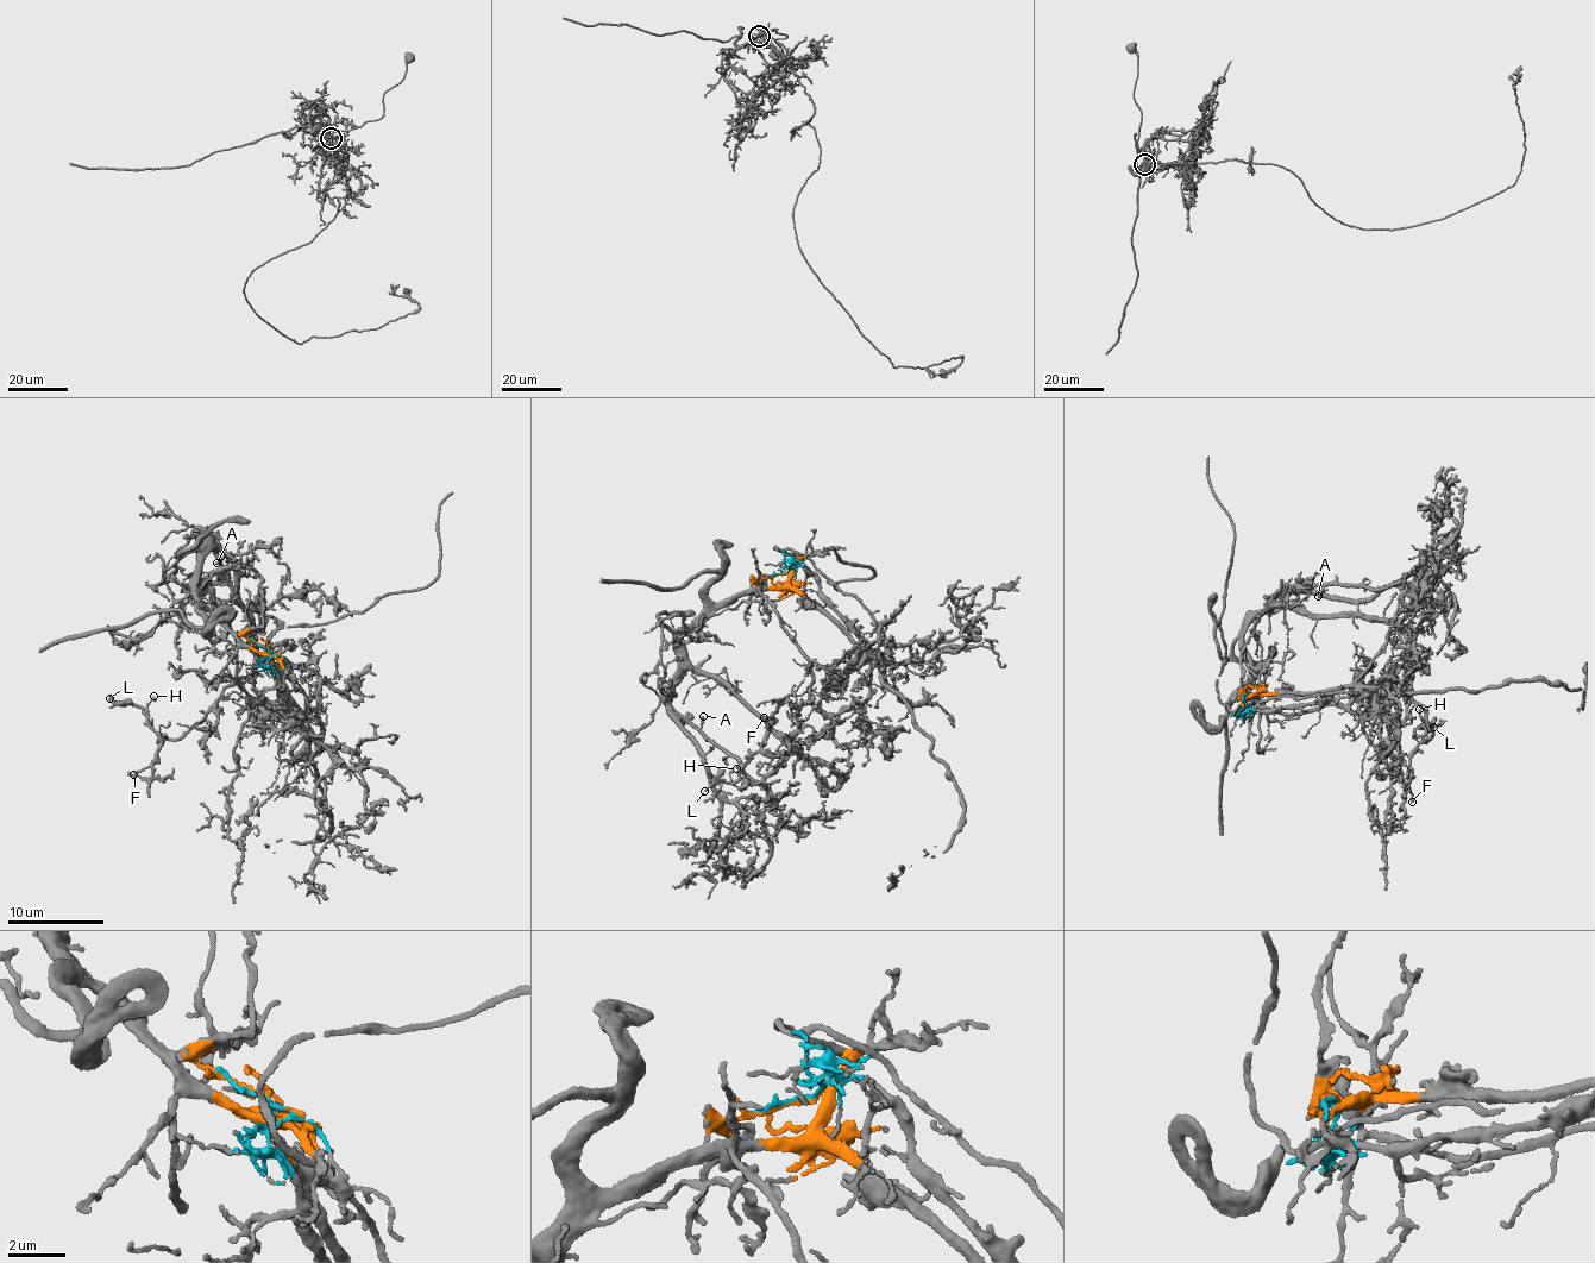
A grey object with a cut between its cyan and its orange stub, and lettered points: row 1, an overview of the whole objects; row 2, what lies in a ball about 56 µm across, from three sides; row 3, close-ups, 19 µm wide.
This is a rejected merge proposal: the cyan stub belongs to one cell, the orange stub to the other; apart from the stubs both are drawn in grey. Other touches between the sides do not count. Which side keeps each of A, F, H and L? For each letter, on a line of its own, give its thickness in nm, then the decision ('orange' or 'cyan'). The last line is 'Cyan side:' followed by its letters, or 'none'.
A: calibre 150 nm; orange
F: calibre 190 nm; orange
H: calibre 160 nm; orange
L: calibre 150 nm; orange
Cyan side: none

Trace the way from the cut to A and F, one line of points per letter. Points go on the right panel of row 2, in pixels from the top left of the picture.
A: (1244, 695), (1254, 683), (1244, 627), (1282, 592), (1316, 583), (1322, 585), (1323, 592), (1318, 596)
F: (1244, 695), (1254, 683), (1244, 638), (1280, 604), (1396, 628), (1430, 731), (1410, 760), (1412, 803)

